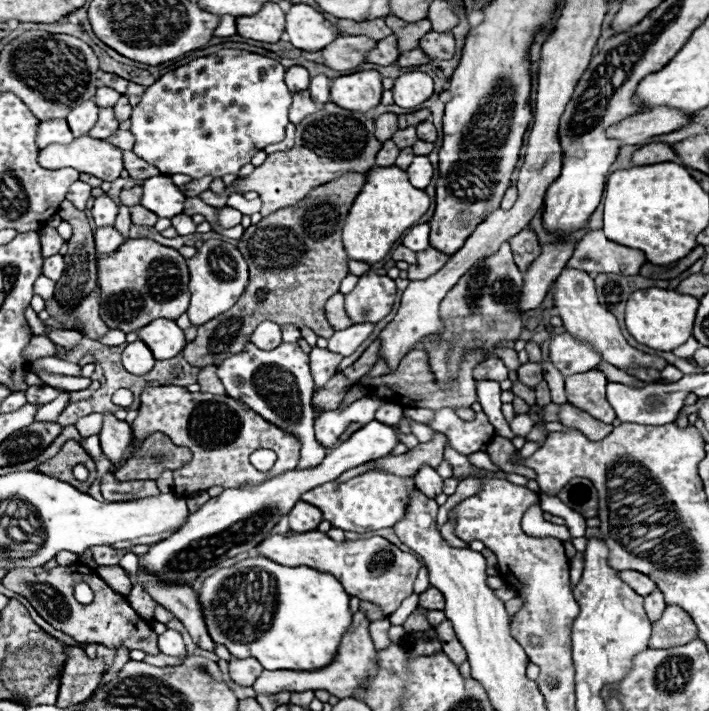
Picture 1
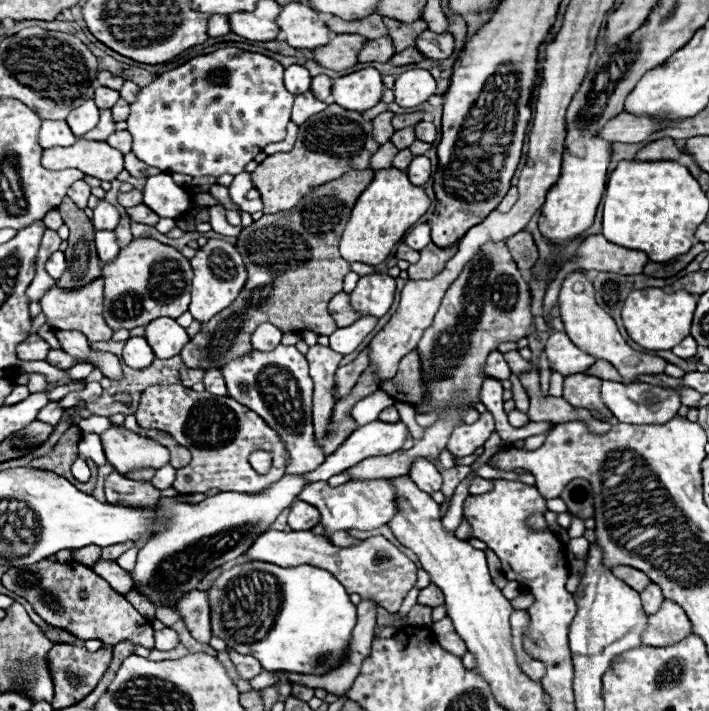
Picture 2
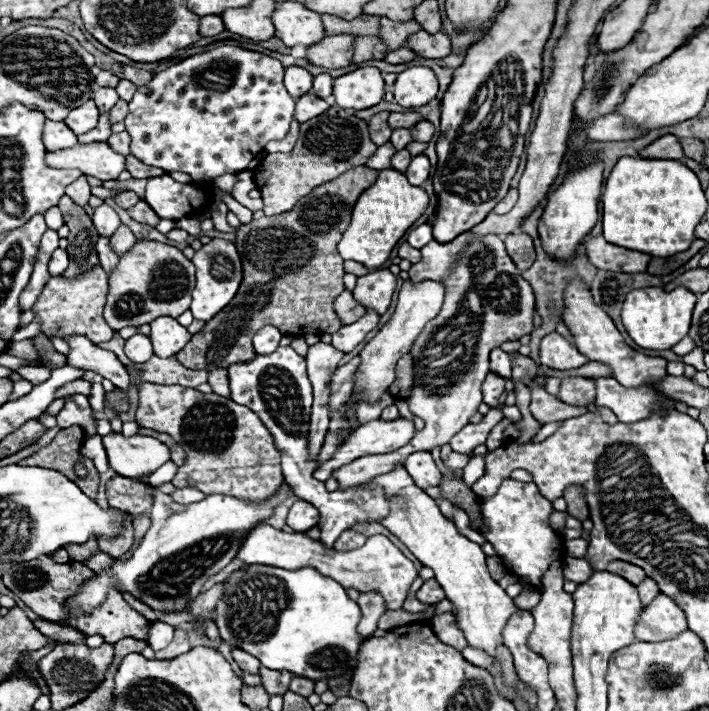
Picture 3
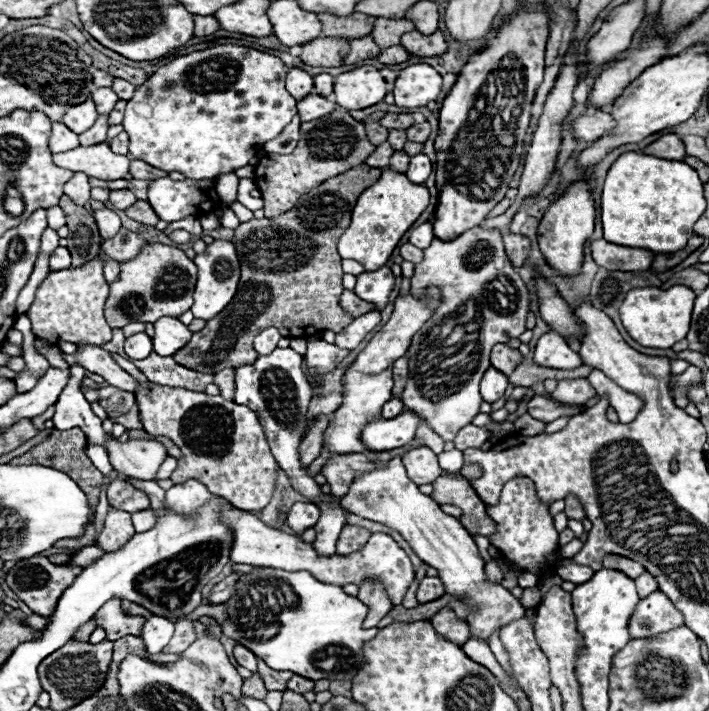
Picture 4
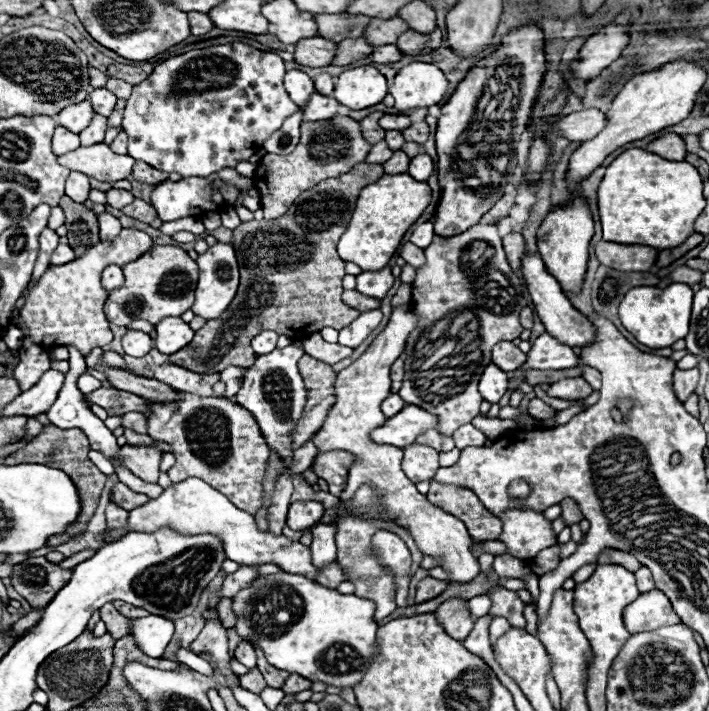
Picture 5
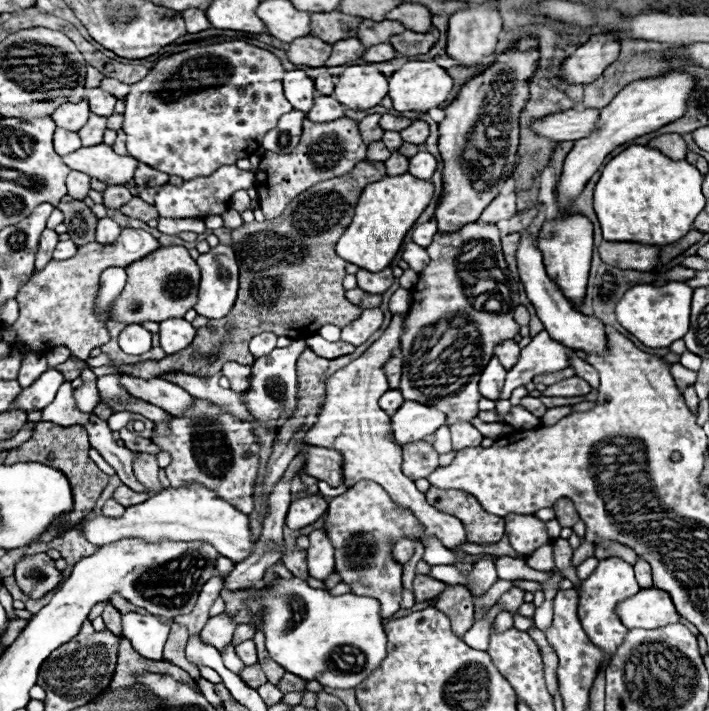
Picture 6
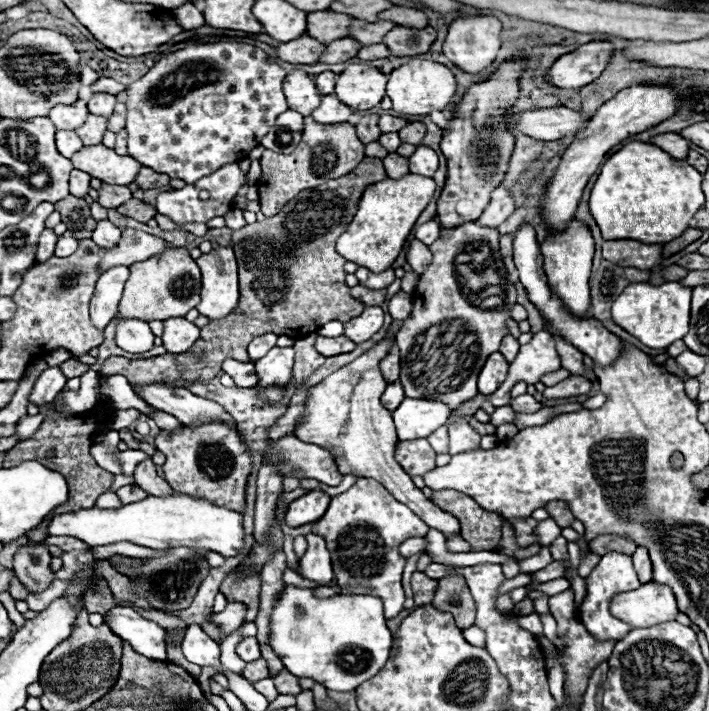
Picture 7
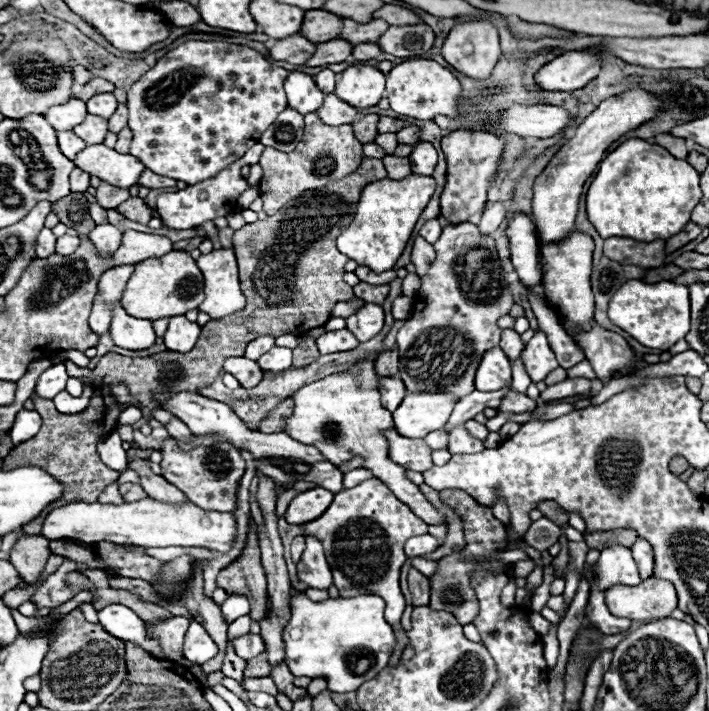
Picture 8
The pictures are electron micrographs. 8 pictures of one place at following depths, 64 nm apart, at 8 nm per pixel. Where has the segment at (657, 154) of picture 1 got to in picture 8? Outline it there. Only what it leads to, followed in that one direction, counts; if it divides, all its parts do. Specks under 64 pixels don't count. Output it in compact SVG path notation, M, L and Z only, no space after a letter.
M658 134L658 136L654 136L654 140L656 140L658 146L666 148L676 158L686 158L688 156L688 148L686 148L684 138L676 138L672 134Z

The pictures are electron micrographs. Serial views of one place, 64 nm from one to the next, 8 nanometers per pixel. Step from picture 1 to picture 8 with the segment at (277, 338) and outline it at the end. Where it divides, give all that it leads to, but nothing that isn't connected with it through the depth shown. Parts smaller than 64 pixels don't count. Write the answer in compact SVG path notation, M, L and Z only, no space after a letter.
M260 336L256 340L252 340L248 346L246 346L246 358L250 360L258 360L264 352L268 352L272 346L274 346L274 336Z

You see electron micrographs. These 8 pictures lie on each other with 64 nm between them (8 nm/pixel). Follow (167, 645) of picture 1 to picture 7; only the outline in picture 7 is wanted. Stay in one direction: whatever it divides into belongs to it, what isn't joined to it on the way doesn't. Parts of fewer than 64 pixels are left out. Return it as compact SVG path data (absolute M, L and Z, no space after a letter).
M114 606L110 610L110 628L116 636L130 642L136 652L152 660L166 660L166 630L152 620L142 618L132 608Z

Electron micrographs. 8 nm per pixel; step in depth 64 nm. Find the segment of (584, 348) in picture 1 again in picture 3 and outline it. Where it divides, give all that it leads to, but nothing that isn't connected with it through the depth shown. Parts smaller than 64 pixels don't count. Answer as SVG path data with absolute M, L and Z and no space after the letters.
M552 332L542 338L540 362L554 370L576 370L588 364L590 360L584 354L580 354L564 336Z

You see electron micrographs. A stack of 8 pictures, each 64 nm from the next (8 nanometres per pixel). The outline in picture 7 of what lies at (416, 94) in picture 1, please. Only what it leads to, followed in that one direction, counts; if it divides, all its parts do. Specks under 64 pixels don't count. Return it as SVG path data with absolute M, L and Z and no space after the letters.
M410 60L408 64L396 68L388 76L388 88L386 88L386 94L392 100L392 108L396 112L414 116L428 116L432 110L448 108L454 92L456 92L454 74L446 66L430 60Z

